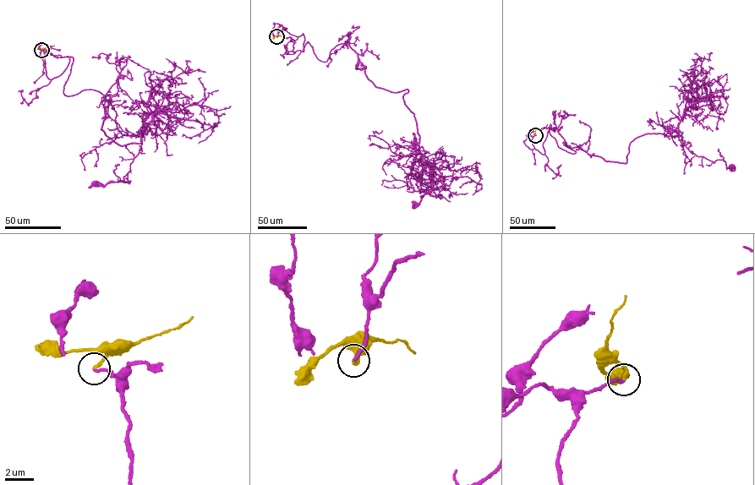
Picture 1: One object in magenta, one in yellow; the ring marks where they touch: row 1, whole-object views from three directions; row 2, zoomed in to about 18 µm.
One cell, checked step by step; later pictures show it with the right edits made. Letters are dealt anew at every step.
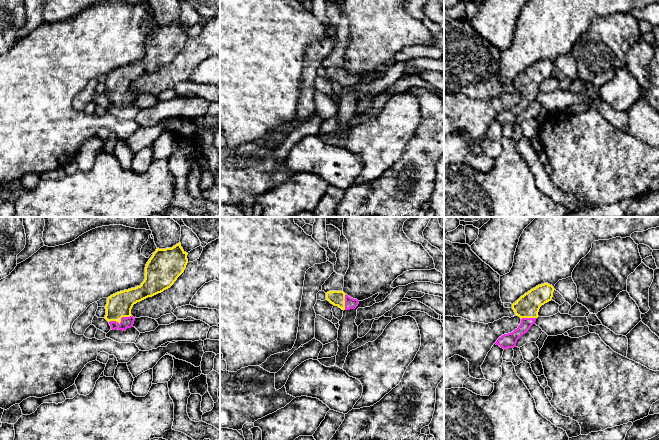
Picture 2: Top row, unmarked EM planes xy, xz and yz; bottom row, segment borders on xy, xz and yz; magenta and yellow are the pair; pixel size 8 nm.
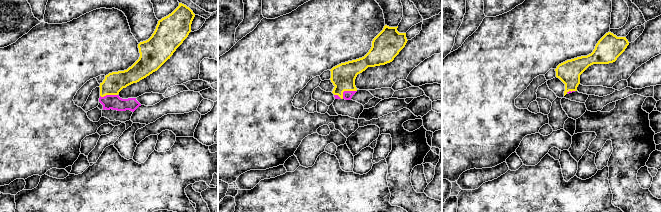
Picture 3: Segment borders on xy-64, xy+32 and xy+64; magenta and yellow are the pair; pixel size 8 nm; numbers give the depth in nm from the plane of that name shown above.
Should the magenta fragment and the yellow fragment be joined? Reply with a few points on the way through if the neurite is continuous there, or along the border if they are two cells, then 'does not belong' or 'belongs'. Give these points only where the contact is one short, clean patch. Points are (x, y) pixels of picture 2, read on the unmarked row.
way xy (126, 98), (121, 96), (119, 81); belongs

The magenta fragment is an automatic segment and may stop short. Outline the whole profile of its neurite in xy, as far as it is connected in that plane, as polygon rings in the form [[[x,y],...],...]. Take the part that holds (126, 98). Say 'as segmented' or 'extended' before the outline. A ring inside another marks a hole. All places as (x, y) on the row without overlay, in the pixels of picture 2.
extended; [[[180,18],[172,24],[157,24],[146,40],[145,55],[140,62],[117,68],[107,74],[104,94],[111,105],[126,107],[133,103],[133,81],[170,64],[184,48],[188,39],[187,31]]]

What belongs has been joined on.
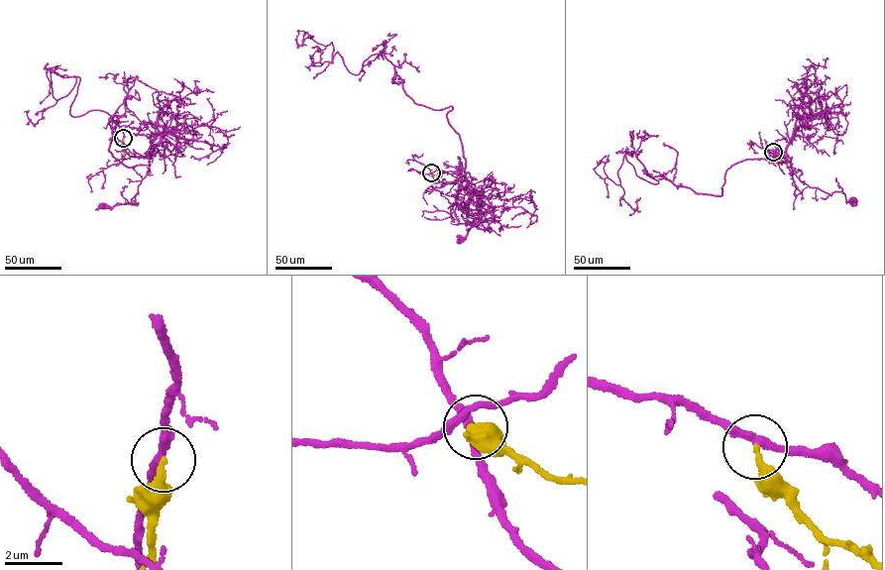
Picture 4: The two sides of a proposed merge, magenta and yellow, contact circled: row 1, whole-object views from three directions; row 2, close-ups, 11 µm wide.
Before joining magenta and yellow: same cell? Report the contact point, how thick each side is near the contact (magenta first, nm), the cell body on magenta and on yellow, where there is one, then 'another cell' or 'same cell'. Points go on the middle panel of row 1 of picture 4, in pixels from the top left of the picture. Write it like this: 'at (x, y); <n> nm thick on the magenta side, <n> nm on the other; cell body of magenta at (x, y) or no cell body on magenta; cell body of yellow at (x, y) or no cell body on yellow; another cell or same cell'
at (431, 172); 280 nm thick on the magenta side, 240 nm on the other; cell body of magenta at (460, 238); no cell body on yellow; another cell

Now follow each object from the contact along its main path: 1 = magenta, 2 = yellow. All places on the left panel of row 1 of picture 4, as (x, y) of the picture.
1: (123, 138), (130, 156), (150, 155), (146, 175), (131, 199), (138, 203), (110, 208), (101, 205)
2: (123, 138), (124, 154)

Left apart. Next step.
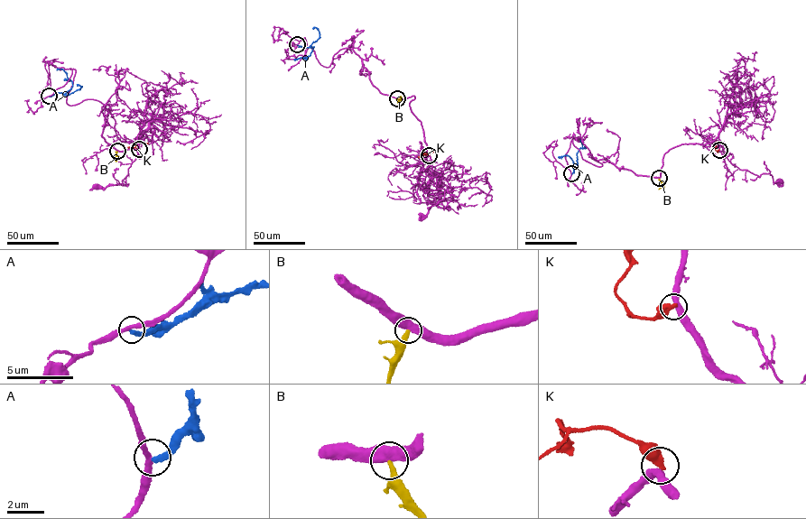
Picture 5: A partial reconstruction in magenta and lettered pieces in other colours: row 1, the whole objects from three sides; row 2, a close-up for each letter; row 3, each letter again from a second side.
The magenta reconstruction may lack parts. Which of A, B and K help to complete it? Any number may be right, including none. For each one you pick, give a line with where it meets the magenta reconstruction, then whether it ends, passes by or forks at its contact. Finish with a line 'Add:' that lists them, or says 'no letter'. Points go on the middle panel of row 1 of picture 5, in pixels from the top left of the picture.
Add: no letter

